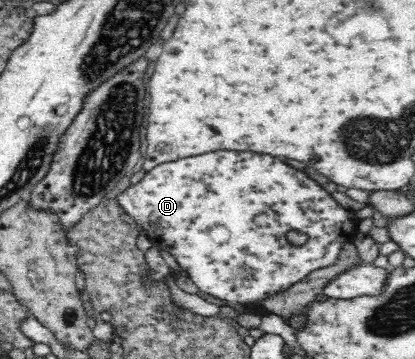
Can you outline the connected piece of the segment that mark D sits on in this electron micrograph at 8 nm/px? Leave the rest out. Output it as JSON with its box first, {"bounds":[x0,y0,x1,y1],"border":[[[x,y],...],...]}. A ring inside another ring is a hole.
{"bounds":[118,151,359,305],"border":[[[213,151],[213,153],[205,153],[205,155],[195,155],[195,157],[187,157],[178,161],[171,161],[145,174],[142,180],[129,187],[118,199],[123,210],[129,214],[129,217],[137,220],[142,225],[144,232],[152,243],[160,245],[165,251],[169,251],[175,259],[180,270],[187,273],[187,276],[195,283],[199,290],[203,293],[209,293],[218,298],[223,298],[233,302],[240,302],[245,305],[260,301],[265,295],[287,289],[293,283],[301,281],[309,273],[321,269],[321,267],[329,267],[337,263],[341,246],[344,243],[351,242],[357,236],[356,226],[359,223],[355,219],[355,213],[343,209],[338,205],[327,191],[321,189],[321,186],[315,181],[311,181],[305,173],[301,173],[299,169],[293,169],[285,163],[281,163],[275,157],[263,155],[263,153],[245,153],[245,151]],[[287,231],[301,231],[308,235],[308,240],[302,246],[291,246],[285,238]]]}

